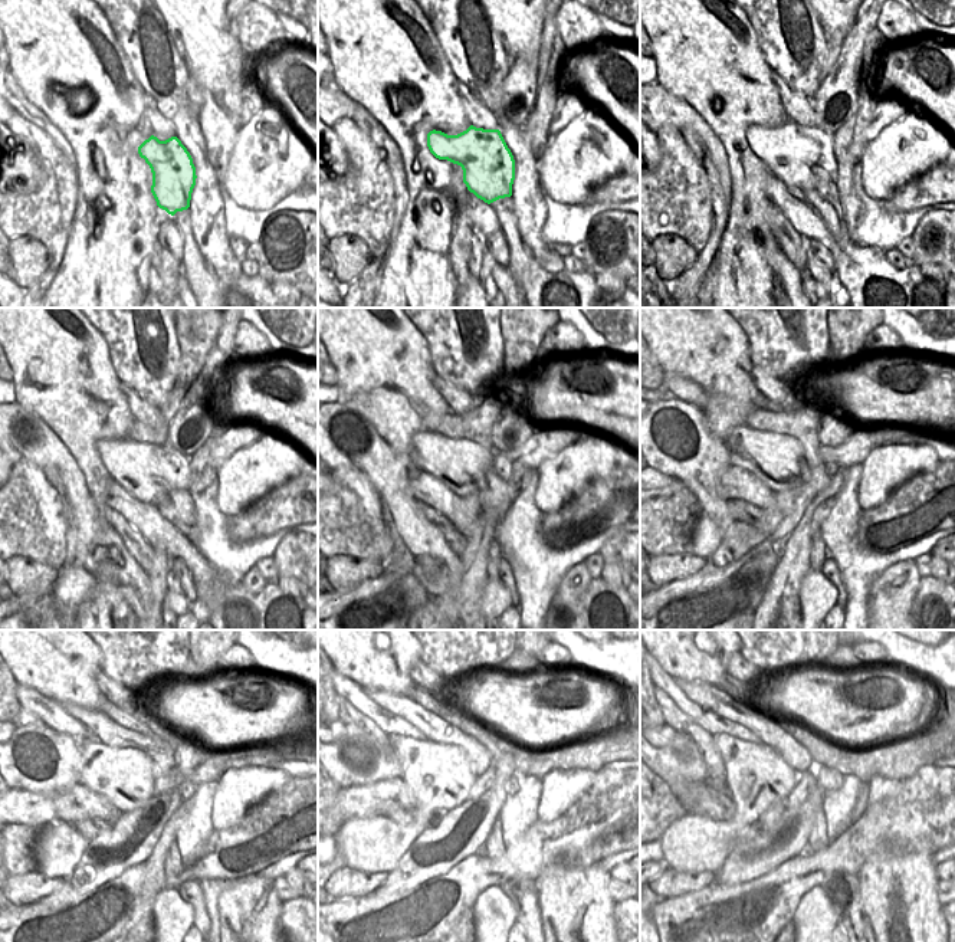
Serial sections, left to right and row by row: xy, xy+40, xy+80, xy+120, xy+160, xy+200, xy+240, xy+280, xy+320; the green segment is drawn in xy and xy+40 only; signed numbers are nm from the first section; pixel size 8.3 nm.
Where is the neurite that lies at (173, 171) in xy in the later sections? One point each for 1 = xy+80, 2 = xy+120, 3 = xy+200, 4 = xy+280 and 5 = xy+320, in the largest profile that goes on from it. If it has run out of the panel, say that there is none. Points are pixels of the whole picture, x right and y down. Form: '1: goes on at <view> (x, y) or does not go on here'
1: goes on at xy+80 (803, 157)
2: goes on at xy+120 (145, 470)
3: goes on at xy+200 (777, 460)
4: goes on at xy+280 (439, 775)
5: goes on at xy+320 (757, 777)

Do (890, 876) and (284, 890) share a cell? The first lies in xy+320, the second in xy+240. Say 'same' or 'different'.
different

